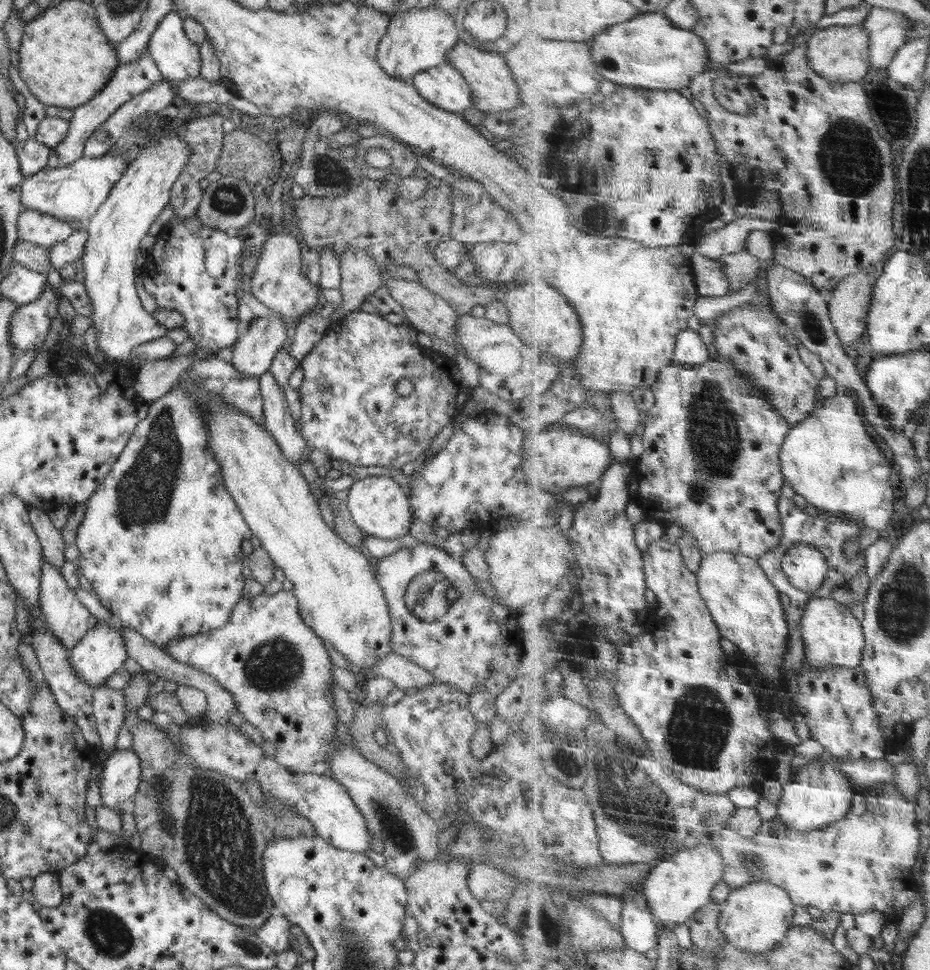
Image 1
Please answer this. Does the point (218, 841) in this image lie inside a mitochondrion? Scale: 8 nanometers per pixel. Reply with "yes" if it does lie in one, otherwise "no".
yes

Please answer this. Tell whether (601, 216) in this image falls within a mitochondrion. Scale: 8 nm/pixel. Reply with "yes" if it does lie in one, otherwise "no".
yes

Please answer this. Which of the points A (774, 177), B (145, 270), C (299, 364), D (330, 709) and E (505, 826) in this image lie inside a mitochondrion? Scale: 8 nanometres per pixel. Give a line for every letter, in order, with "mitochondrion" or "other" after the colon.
A: other
B: other
C: other
D: other
E: other

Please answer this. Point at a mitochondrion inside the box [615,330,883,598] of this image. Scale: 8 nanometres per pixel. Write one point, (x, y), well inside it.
(716, 445)

